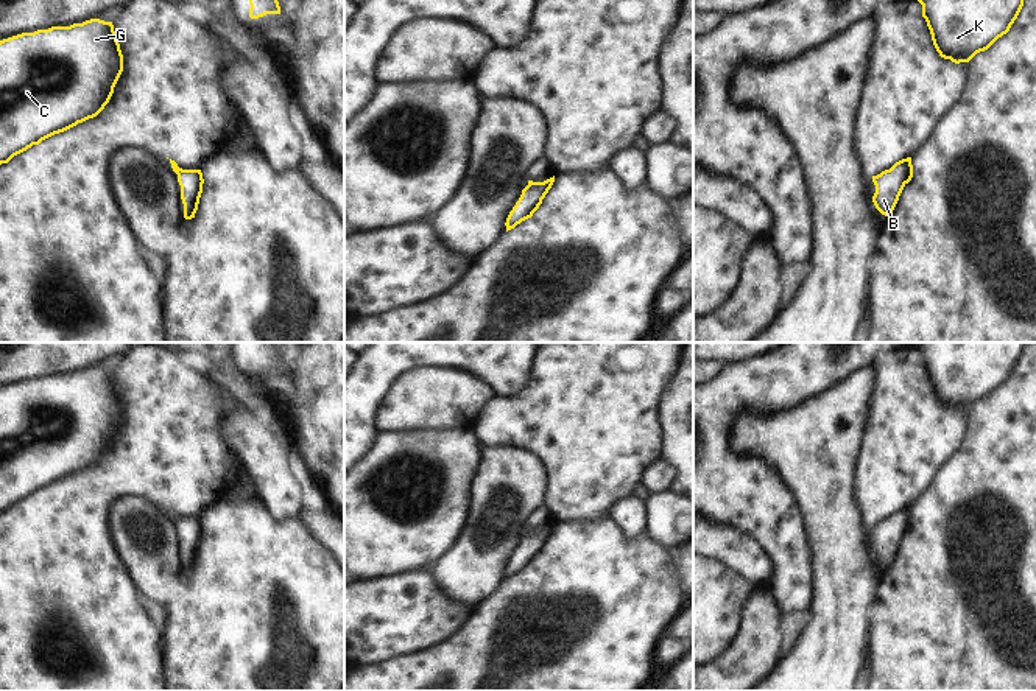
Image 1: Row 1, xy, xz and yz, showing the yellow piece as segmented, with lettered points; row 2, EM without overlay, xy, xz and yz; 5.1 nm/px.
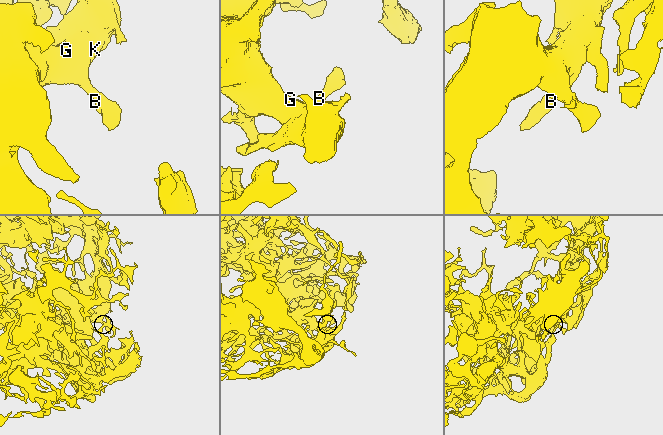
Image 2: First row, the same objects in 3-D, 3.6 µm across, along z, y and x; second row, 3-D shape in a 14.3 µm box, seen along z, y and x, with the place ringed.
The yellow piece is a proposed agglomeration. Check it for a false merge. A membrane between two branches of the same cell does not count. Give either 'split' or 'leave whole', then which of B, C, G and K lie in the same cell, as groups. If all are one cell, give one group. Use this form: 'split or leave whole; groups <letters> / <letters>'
leave whole; groups B C G K

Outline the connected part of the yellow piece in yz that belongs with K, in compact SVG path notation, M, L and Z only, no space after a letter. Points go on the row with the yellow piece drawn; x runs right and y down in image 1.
M918 0L941 58L969 62L1006 34L1024 0Z

